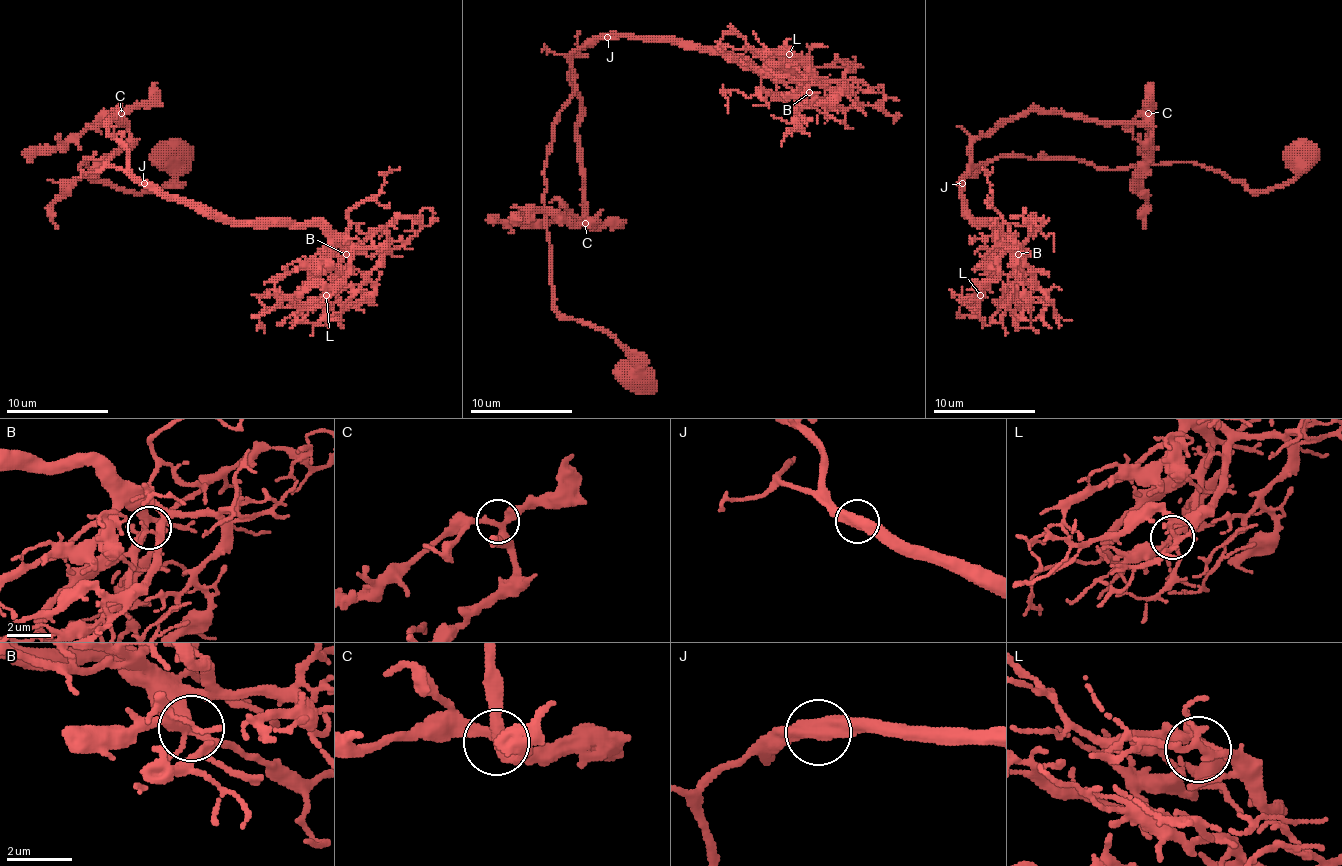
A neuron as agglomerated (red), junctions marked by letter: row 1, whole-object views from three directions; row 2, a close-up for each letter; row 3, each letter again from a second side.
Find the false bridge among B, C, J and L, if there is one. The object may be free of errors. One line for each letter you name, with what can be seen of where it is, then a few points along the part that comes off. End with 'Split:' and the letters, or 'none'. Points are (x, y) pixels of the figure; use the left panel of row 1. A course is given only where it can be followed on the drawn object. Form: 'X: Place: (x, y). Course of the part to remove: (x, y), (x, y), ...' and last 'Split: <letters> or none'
Split: none

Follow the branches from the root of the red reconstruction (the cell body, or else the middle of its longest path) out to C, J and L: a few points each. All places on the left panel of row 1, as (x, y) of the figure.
C: (172, 154), (180, 172), (167, 185), (96, 182), (86, 159), (127, 167), (109, 134), (121, 113)
J: (172, 154), (180, 172), (142, 193), (96, 182), (88, 165), (81, 165), (111, 157), (109, 165), (144, 182)
L: (172, 154), (180, 172), (142, 193), (81, 167), (111, 157), (234, 221), (326, 223), (351, 246), (326, 295)

